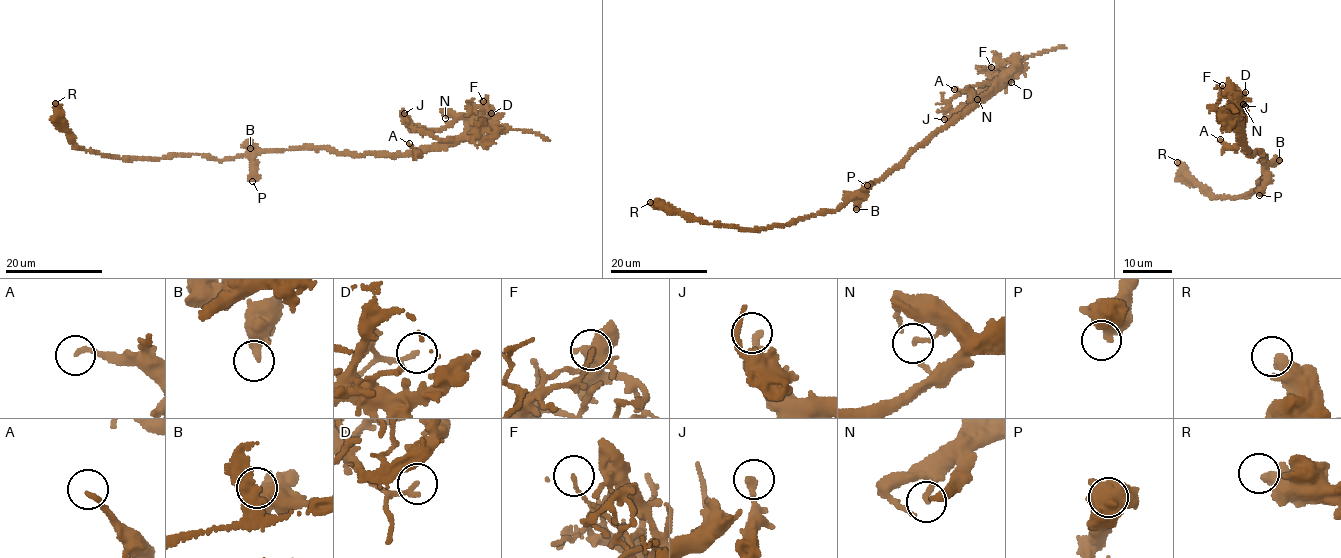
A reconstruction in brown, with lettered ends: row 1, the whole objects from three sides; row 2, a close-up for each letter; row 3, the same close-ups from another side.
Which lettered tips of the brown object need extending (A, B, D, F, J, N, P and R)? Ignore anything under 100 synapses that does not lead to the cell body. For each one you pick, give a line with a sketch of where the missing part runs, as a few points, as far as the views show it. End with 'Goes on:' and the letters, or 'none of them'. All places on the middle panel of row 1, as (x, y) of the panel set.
Goes on: none of them

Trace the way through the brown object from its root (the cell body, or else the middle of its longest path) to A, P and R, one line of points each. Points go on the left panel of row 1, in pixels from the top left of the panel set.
A: (281, 150), (330, 148), (339, 153), (363, 154), (424, 150), (417, 153), (409, 143)
P: (281, 150), (264, 150), (253, 156), (252, 181)
R: (281, 150), (247, 151), (218, 159), (172, 154), (161, 159), (130, 158), (80, 150), (55, 103)

